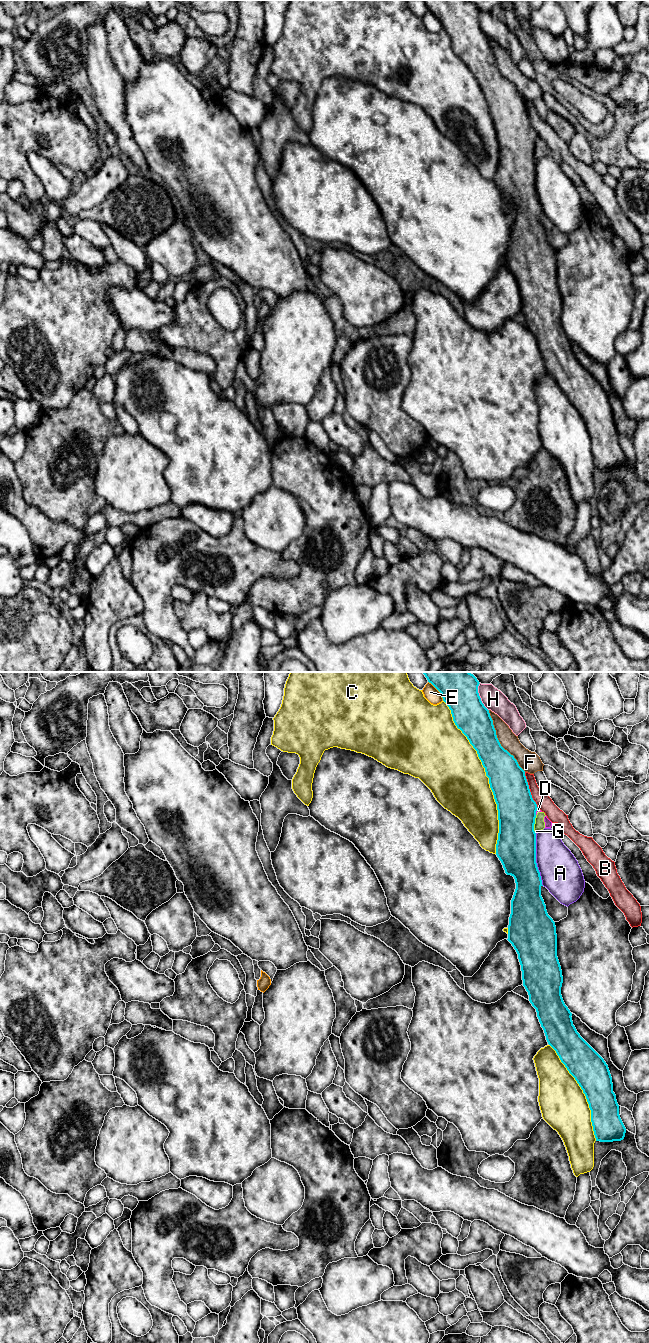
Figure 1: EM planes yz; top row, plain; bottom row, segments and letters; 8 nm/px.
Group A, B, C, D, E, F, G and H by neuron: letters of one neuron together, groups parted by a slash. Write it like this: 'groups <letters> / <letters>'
groups A / B / C / D G / E / F / H

